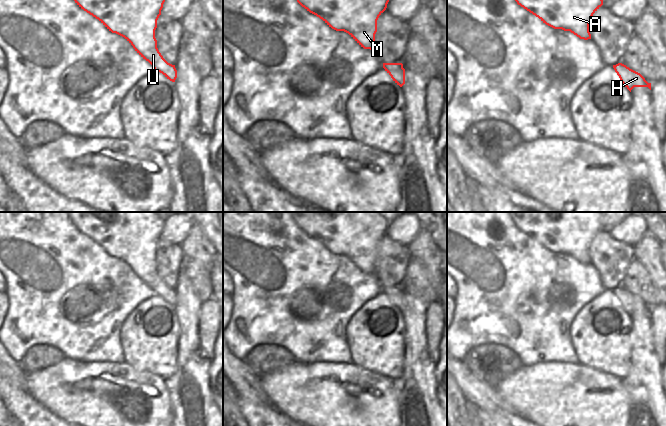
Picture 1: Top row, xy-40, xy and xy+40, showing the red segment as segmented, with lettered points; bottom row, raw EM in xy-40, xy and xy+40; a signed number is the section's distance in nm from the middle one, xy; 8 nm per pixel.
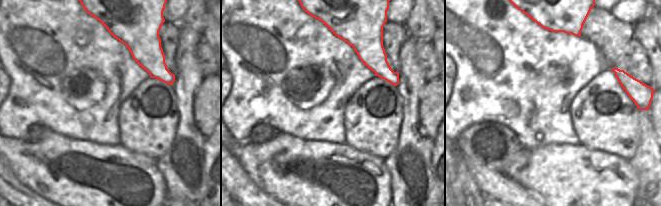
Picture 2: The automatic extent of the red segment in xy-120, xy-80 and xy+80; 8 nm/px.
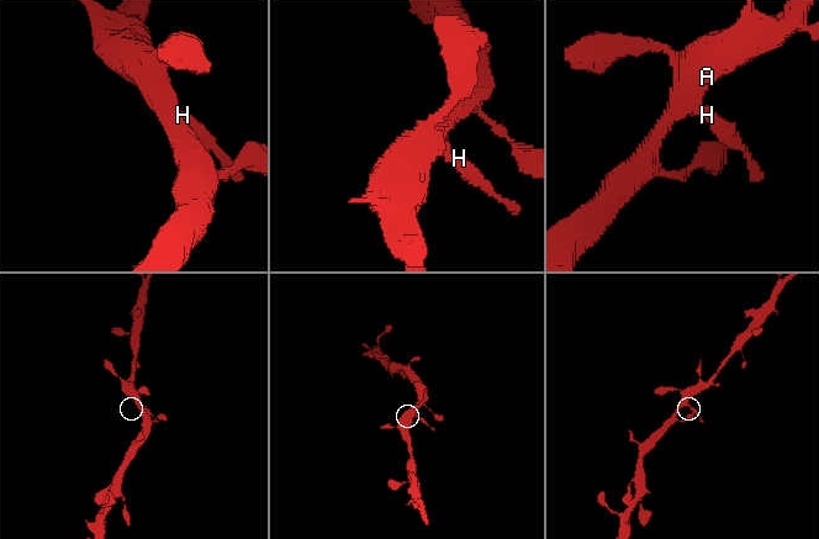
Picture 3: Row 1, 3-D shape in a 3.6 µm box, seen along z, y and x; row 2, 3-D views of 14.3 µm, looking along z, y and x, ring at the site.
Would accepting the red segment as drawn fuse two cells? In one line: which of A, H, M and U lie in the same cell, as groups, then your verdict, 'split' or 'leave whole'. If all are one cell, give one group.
groups A H M U; leave whole

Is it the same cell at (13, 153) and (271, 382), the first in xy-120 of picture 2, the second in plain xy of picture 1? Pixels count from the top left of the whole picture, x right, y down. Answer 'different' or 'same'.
same

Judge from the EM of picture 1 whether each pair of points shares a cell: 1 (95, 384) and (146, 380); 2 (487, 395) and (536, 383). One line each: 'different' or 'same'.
1: same
2: different

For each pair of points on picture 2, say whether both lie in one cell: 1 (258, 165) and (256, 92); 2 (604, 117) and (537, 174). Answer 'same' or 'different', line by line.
1: different
2: different

